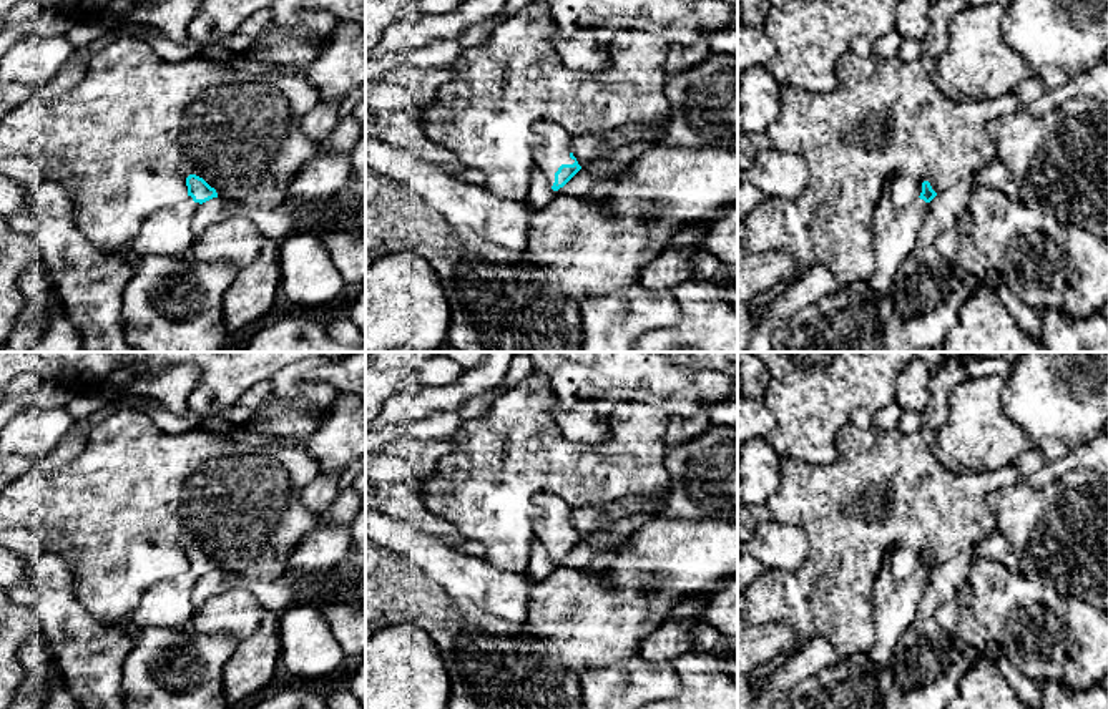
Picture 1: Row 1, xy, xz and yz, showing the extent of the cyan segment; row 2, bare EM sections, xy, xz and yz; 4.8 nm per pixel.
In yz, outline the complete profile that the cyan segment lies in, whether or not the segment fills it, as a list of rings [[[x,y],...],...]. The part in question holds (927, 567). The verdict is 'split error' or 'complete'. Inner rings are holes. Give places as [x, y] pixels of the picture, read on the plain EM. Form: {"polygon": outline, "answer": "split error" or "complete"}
{"polygon": [[[929,553],[910,576],[895,579],[889,561],[884,563],[874,584],[875,641],[869,656],[875,666],[889,666],[900,634],[917,619],[919,601],[929,584],[929,575],[937,568]]], "answer": "split error"}

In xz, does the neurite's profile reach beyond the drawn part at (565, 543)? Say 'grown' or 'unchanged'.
grown

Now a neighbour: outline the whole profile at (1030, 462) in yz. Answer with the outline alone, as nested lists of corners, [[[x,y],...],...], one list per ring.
[[[1030,450],[1030,452],[1020,455],[1013,462],[1013,467],[1020,472],[1020,475],[1023,478],[1033,475],[1035,472],[1038,472],[1045,465],[1047,465],[1045,457],[1037,450]]]

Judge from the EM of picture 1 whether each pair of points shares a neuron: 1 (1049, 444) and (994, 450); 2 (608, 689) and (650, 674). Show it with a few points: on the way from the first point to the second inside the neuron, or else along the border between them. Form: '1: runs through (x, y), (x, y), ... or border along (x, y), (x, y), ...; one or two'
1: border along (1007, 415), (1027, 435), (1032, 449); two
2: runs through (618, 689), (640, 681); one

